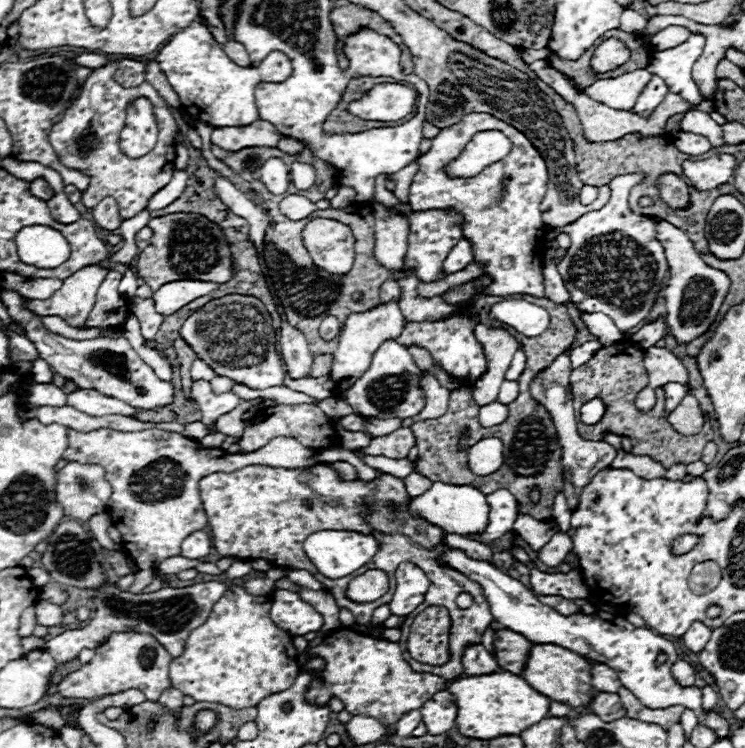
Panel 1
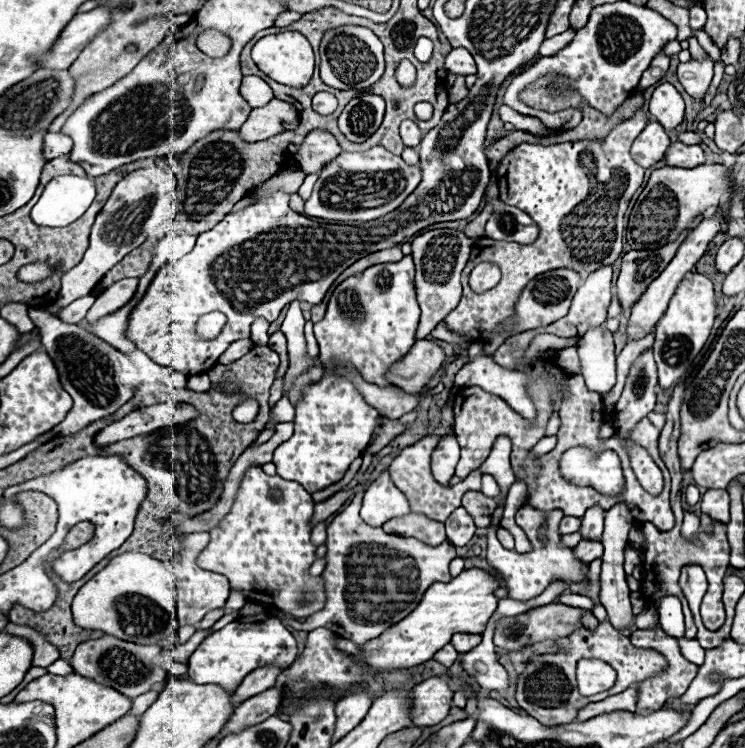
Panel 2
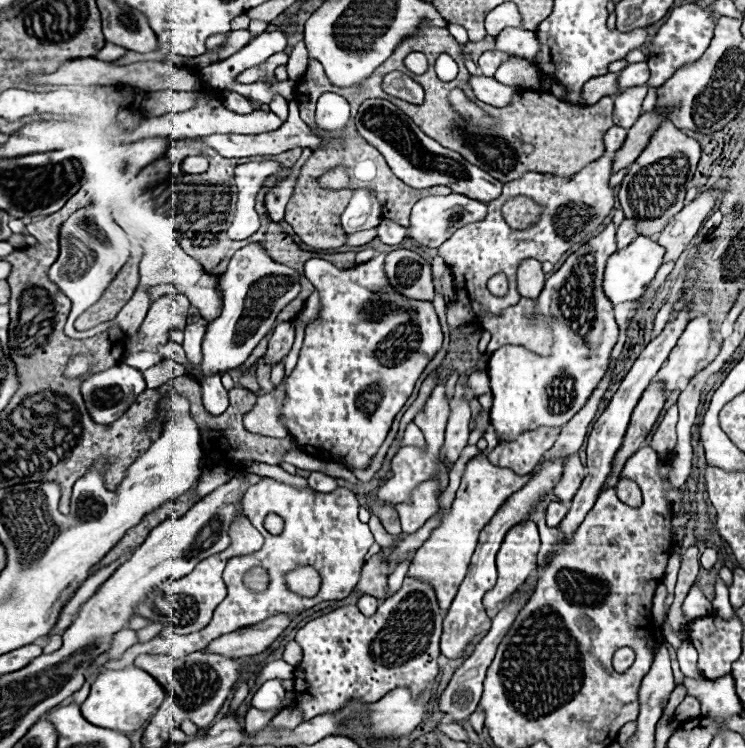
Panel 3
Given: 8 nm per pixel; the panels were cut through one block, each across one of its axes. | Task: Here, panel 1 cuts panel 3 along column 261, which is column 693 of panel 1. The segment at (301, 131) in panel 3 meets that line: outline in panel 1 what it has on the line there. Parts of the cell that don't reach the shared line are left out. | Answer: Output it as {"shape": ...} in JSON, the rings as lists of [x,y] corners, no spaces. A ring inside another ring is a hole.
{"shape":[[[678,132],[674,136],[674,146],[690,156],[698,156],[698,154],[706,154],[708,150],[712,150],[708,138],[700,136],[700,134],[688,134],[688,132]]]}

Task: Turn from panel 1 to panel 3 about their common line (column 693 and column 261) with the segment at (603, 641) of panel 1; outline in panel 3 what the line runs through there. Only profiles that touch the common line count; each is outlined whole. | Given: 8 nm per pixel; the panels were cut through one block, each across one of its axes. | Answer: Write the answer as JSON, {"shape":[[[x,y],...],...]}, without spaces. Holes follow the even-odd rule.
{"shape":[[[274,678],[264,682],[260,690],[252,696],[252,706],[258,710],[274,710],[274,708],[280,708],[280,704],[284,702],[284,696],[286,696],[286,690],[282,686],[282,680]]]}

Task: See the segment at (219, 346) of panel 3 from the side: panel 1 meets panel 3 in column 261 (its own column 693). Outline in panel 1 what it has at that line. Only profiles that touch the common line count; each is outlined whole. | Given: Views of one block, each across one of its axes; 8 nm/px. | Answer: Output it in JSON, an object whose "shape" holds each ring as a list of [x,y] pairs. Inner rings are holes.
{"shape":[[[656,220],[656,232],[658,240],[662,242],[666,250],[666,260],[668,260],[668,270],[670,278],[666,284],[666,308],[668,308],[668,330],[674,336],[676,344],[686,346],[694,338],[702,336],[708,332],[708,328],[714,324],[718,310],[728,294],[728,276],[722,270],[710,268],[700,254],[694,250],[694,244],[688,240],[688,236],[678,230],[676,226],[668,222],[658,222]]]}

